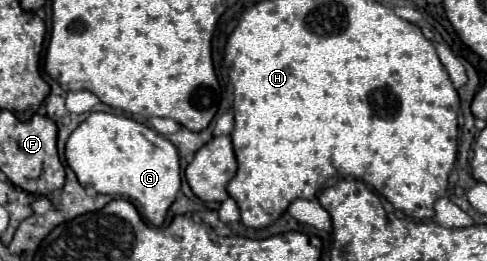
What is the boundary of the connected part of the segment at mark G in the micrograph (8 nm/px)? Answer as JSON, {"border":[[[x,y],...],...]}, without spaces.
{"border":[[[92,112],[68,138],[66,144],[66,162],[78,176],[78,182],[82,186],[92,186],[100,194],[110,196],[122,196],[138,206],[144,220],[148,220],[154,226],[162,226],[168,208],[176,200],[176,194],[180,192],[182,178],[180,178],[180,156],[176,146],[162,134],[158,134],[154,128],[140,124],[132,118],[110,112]]]}

